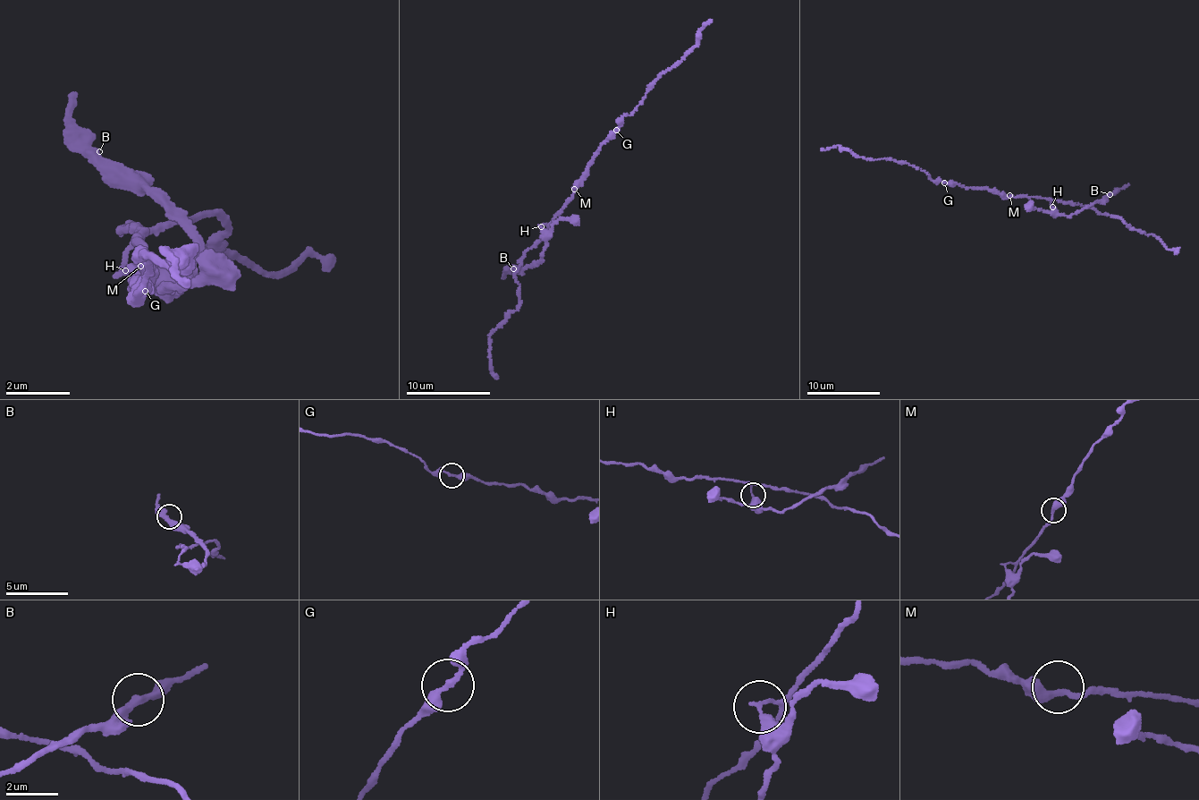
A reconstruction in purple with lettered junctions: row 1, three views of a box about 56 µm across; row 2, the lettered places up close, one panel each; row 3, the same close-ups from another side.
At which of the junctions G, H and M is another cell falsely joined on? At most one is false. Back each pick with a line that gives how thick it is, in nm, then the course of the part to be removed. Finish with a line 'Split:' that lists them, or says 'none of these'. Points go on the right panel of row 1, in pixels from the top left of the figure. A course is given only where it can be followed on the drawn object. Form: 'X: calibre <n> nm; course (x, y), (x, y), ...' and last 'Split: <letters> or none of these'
H: calibre 260 nm; course (1052, 206), (1058, 215), (1070, 216), (1114, 195), (1128, 183)
Split: H

